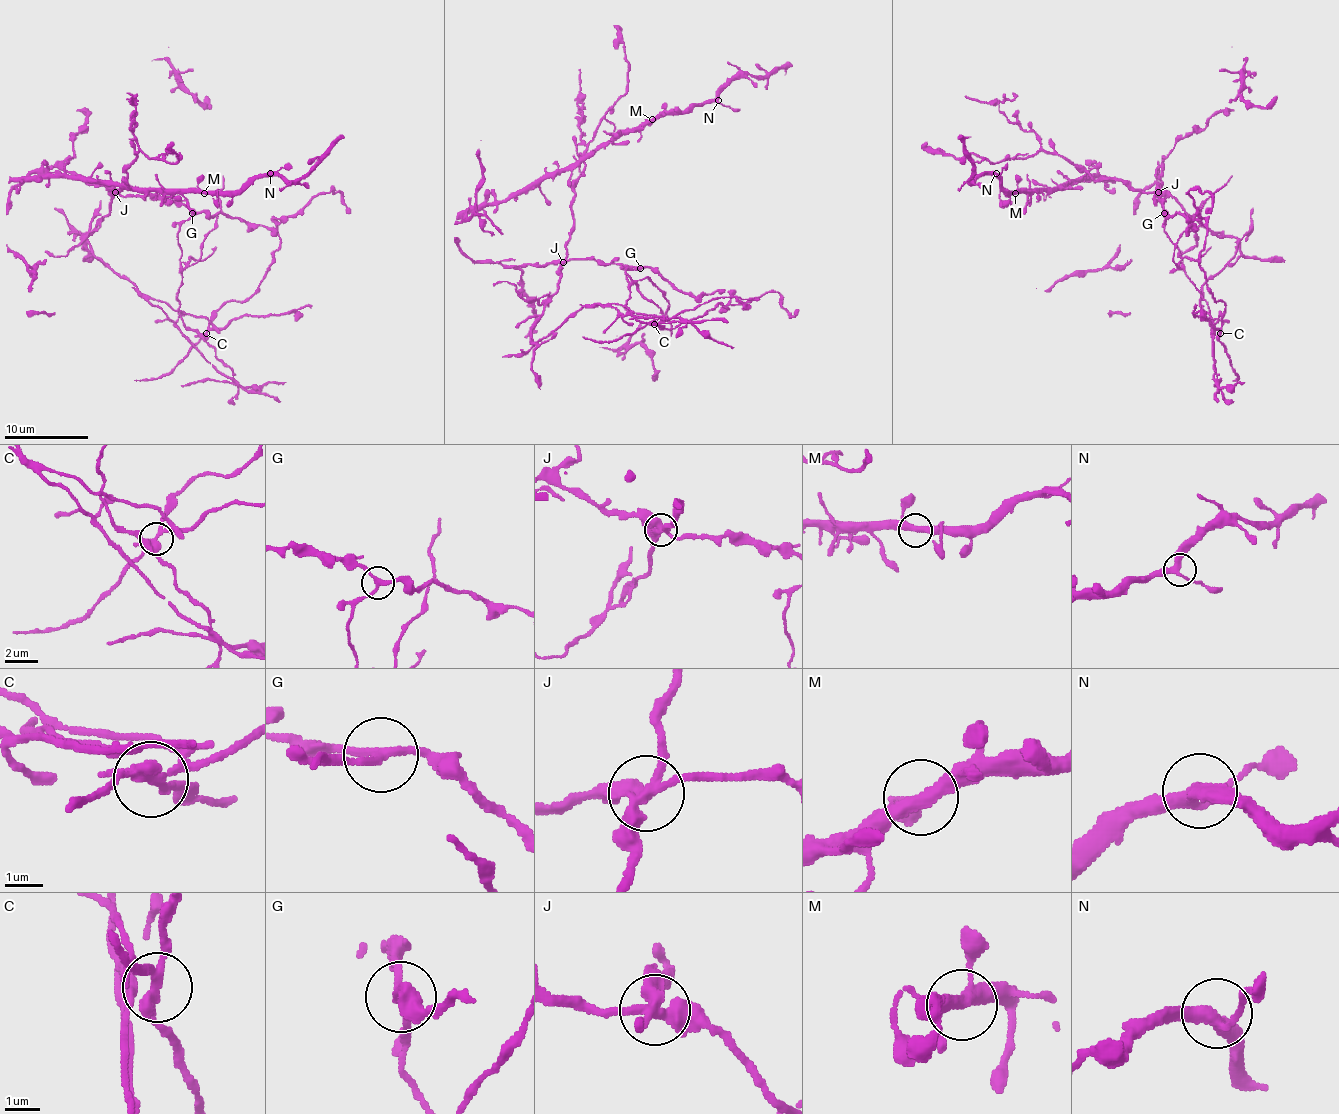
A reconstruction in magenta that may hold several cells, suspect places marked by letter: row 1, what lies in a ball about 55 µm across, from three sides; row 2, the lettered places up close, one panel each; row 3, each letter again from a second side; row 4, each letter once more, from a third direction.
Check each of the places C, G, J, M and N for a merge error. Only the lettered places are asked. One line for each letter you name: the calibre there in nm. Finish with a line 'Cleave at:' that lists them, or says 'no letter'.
C: Thickness 280 nm
G: Thickness 200 nm
J: Thickness 380 nm
Cleave at: C, G, J

